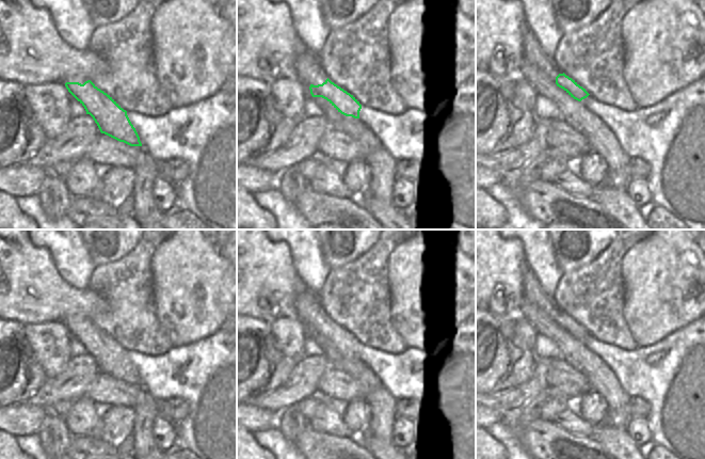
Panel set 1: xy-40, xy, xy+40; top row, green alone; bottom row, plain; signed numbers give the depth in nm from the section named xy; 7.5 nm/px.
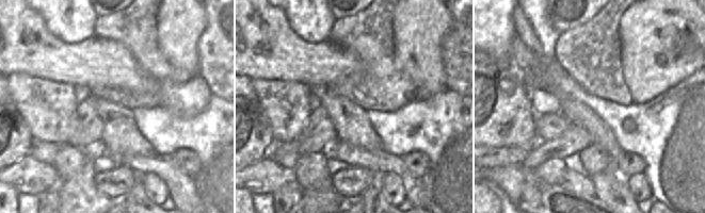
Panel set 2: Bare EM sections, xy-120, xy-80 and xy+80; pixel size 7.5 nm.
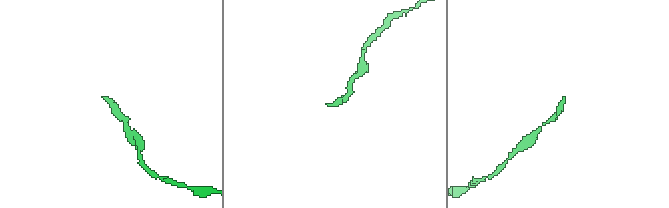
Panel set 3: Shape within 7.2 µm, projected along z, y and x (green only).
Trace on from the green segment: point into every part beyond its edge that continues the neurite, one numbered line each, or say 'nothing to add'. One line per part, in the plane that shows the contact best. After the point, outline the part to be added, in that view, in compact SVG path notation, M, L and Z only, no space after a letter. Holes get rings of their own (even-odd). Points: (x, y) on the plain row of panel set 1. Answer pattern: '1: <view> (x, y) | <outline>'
1: xy-40 (80, 318) | M70 315L70 316L66 317L65 319L67 321L79 321L79 322L83 323L89 318L83 315Z

